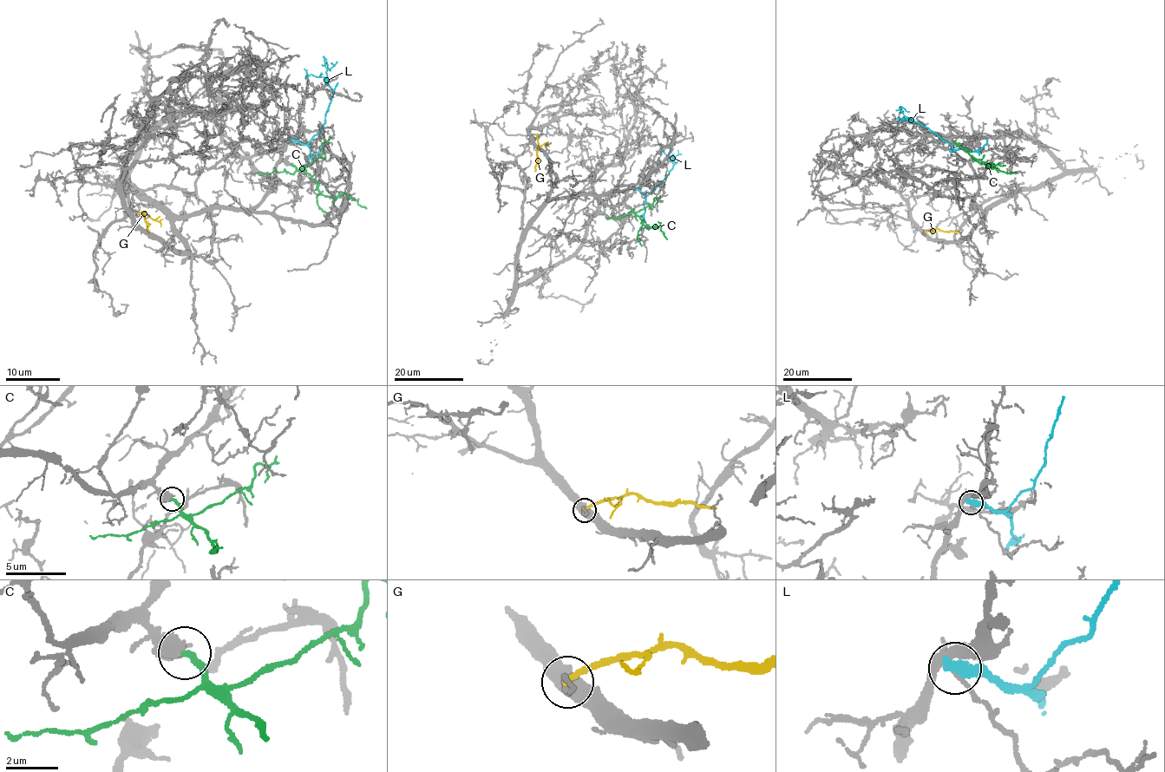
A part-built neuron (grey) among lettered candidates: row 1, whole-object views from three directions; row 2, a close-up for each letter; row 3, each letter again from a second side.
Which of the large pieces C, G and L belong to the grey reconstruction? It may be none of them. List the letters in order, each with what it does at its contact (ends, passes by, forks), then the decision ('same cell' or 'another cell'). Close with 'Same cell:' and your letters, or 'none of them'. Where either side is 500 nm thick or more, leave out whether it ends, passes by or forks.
C: same cell
G: it ends there; another cell
L: another cell
Same cell: C

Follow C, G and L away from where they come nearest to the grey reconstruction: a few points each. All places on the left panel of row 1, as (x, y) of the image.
C: (291, 164), (304, 169), (323, 194), (334, 196), (346, 193), (367, 208)
G: (138, 213), (145, 215), (148, 232)
L: (292, 140), (307, 142), (319, 134), (334, 93), (324, 61), (330, 70)

